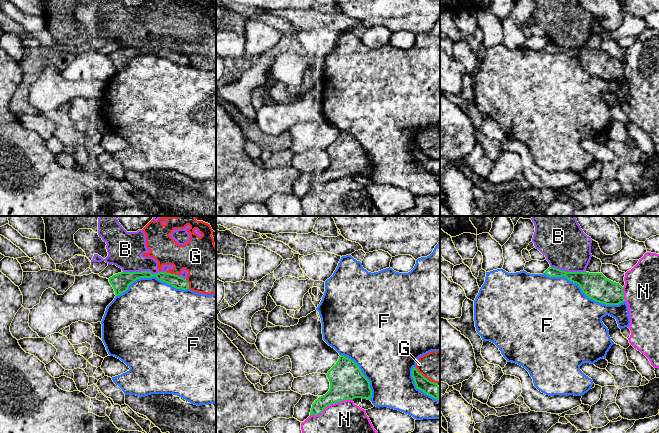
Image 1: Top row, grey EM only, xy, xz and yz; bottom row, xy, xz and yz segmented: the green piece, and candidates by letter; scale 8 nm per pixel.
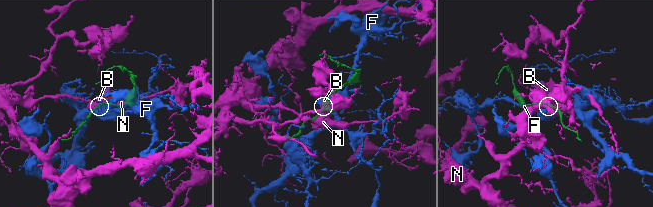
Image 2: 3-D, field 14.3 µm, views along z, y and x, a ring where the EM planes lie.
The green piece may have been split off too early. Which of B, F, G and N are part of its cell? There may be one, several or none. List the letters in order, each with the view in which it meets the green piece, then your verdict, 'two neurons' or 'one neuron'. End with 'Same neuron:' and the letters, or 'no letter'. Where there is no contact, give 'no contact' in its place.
B: contact in xy; two neurons
F: contact in yz; two neurons
G: contact in xy; two neurons
N: contact in xz; two neurons
Same neuron: no letter

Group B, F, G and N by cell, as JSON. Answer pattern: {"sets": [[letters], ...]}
{"sets": [["B", "G"], ["F"], ["N"]]}

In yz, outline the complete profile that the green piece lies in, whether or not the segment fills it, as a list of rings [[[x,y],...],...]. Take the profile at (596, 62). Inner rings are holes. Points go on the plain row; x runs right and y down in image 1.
[[[549,43],[545,50],[549,53],[565,52],[569,57],[580,62],[582,68],[590,75],[606,81],[619,81],[625,77],[623,63],[607,55],[602,49],[565,48]]]

